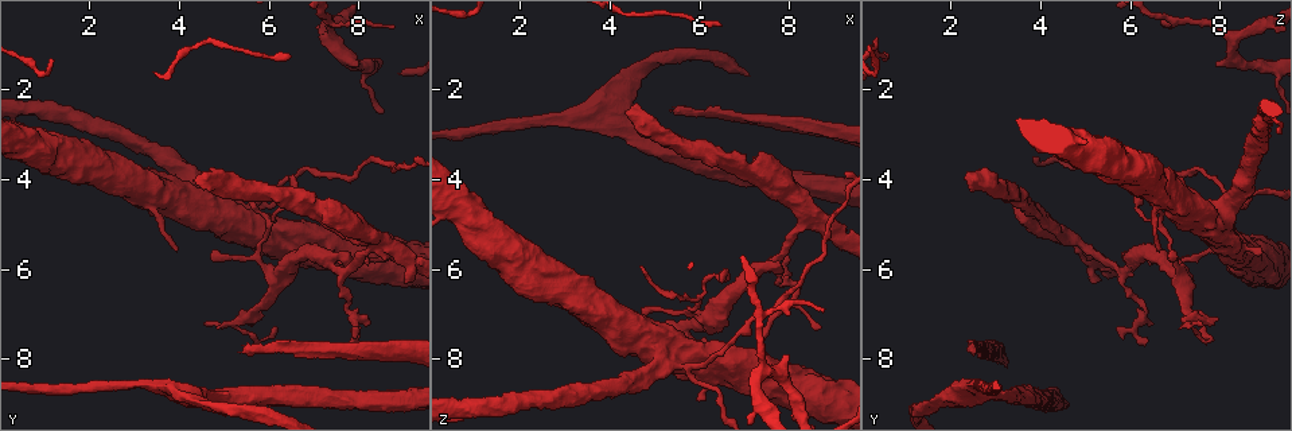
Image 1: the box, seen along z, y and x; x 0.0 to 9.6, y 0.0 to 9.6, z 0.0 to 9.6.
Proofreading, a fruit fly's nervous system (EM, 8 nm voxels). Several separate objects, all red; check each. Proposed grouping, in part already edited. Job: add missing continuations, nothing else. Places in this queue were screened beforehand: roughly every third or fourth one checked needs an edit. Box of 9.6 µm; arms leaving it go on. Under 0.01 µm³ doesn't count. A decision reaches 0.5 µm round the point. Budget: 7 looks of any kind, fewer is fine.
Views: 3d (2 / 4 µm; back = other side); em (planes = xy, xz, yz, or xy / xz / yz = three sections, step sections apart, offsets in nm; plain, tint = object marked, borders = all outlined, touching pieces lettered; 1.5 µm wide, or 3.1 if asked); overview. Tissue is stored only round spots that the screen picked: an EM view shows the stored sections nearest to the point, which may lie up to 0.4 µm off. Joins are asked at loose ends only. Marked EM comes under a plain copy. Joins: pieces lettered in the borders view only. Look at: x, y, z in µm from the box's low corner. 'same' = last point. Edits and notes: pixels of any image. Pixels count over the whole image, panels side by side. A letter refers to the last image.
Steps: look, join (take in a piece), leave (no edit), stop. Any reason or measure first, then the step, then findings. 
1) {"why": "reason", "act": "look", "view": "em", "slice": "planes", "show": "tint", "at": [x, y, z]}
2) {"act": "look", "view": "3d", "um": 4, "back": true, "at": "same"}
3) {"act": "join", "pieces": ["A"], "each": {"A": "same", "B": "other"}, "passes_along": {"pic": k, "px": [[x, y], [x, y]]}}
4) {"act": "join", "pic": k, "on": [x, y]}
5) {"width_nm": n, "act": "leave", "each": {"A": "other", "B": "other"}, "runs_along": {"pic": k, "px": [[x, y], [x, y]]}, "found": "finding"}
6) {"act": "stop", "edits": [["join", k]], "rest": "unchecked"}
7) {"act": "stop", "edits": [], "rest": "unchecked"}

{"why": "long arm stops here", "act": "look", "view": "em", "slice": "planes", "show": "borders", "at": [4.60, 3.85, 2.35]}

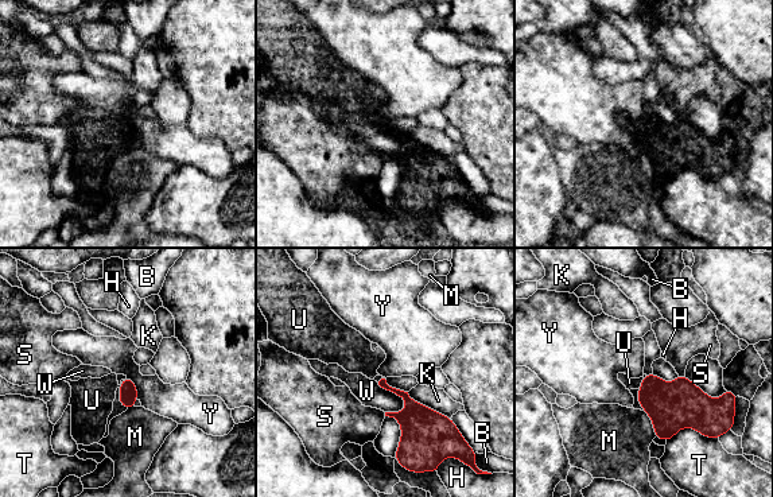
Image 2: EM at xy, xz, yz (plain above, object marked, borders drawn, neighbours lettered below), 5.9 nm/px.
{"act": "join", "pieces": ["U"], "each": {"B": "other", "H": "other", "K": "other", "M": "other", "S": "other", "T": "other", "U": "same", "W": "other", "Y": "other"}, "found": "the neuron continues"}

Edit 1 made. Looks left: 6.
{"why": "an open end", "act": "look", "view": "3d", "um": 2, "at": [4.70, 5.55, 6.85]}

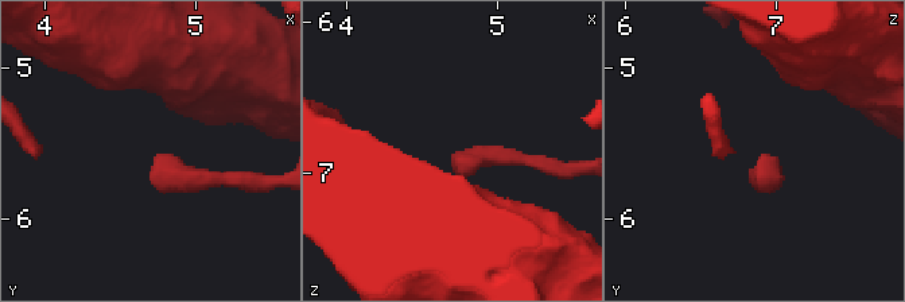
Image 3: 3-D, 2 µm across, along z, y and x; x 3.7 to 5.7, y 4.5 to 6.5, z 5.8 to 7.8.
{"why": "now the EM", "act": "look", "view": "em", "slice": "xz", "step": 4, "show": "borders", "at": [4.72, 5.60, 6.88]}

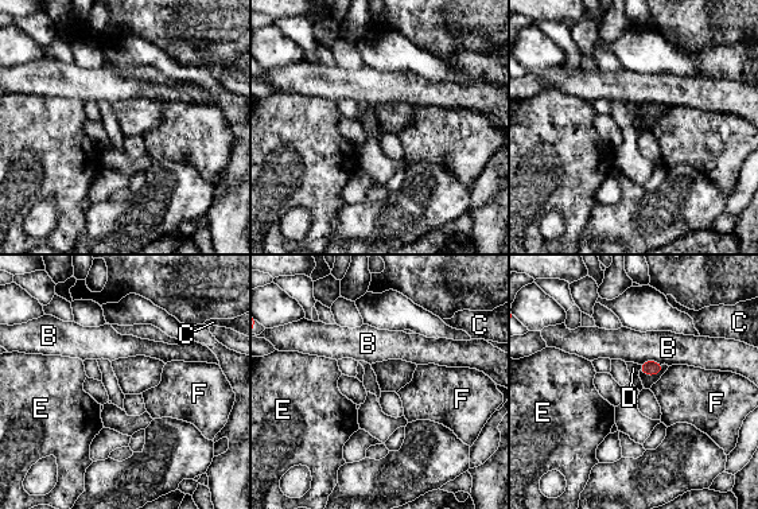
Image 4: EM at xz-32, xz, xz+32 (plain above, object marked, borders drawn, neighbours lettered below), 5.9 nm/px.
{"longest_contact_nm": ["E", 160], "act": "leave", "each": {"B": "other", "C": "other", "D": "other", "E": "other", "F": "other"}, "found": "no lettered piece goes on from it"}

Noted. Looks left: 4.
{"act": "look", "view": "em", "slice": "planes", "show": "borders", "at": [5.35, 7.80, 2.50]}

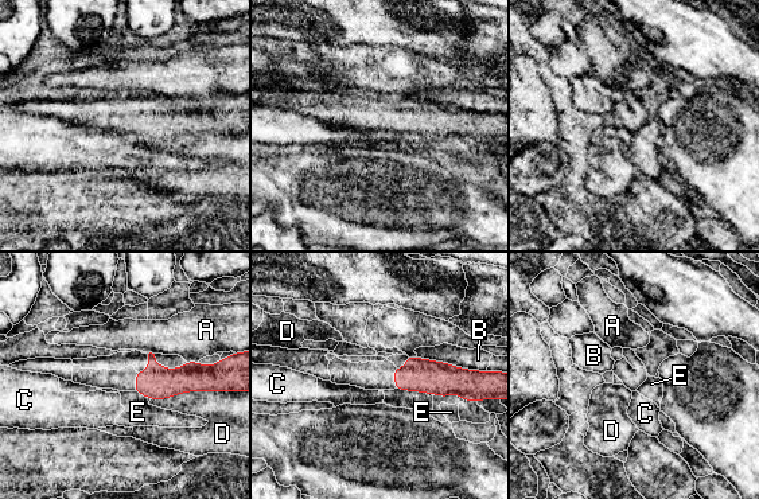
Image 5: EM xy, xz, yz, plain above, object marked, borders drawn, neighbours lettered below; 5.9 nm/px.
{"width_nm": 140, "act": "leave", "each": {"A": "other", "B": "other", "C": "other", "D": "other", "E": "other"}, "border": {"pic": 5, "px": [[135, 390], [150, 400]]}, "found": "none of them fits"}

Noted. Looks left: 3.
{"act": "stop", "edits": [["join", 2]], "rest": "unchecked"}

